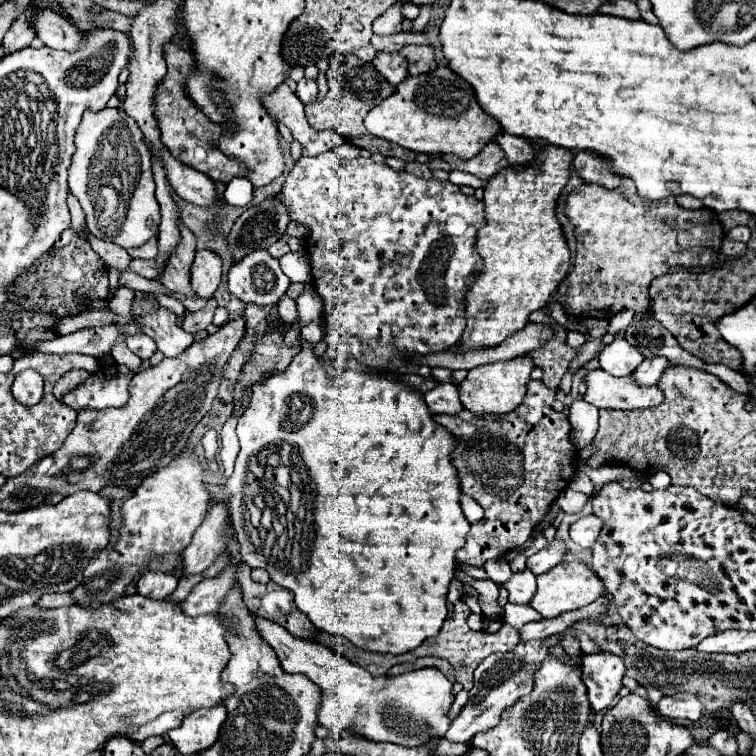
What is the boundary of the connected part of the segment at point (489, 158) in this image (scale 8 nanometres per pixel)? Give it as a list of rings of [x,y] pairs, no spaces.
[[[495,141],[487,143],[487,147],[475,159],[463,161],[463,159],[455,159],[455,155],[443,155],[443,161],[451,169],[459,169],[459,171],[477,175],[483,181],[487,181],[491,175],[495,175],[495,171],[499,171],[499,167],[507,165],[507,159]]]

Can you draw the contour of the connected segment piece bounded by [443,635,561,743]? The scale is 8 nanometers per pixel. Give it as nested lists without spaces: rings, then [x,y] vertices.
[[[549,635],[545,639],[521,641],[509,653],[495,653],[495,655],[489,655],[487,659],[483,659],[479,663],[479,667],[475,669],[475,679],[473,679],[473,689],[469,691],[469,701],[461,709],[459,717],[451,723],[451,727],[443,739],[453,741],[453,743],[467,743],[477,733],[485,733],[485,731],[497,727],[503,711],[507,711],[521,697],[531,693],[535,673],[539,671],[541,663],[551,655],[551,647],[555,647],[559,643],[561,643],[561,635]]]

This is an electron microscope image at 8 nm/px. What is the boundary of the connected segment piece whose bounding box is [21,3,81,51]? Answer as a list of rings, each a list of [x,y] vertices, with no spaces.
[[[35,3],[27,5],[21,11],[27,21],[33,25],[37,37],[51,49],[65,49],[65,51],[75,51],[81,47],[81,31],[71,25],[61,13],[49,9],[49,7],[39,7]]]

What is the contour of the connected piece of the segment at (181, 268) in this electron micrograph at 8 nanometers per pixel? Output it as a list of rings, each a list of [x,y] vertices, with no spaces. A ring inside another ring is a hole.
[[[181,223],[181,237],[183,239],[181,239],[175,255],[171,255],[167,269],[161,275],[161,281],[169,291],[197,299],[197,293],[191,289],[191,261],[195,255],[197,239],[183,223]]]

